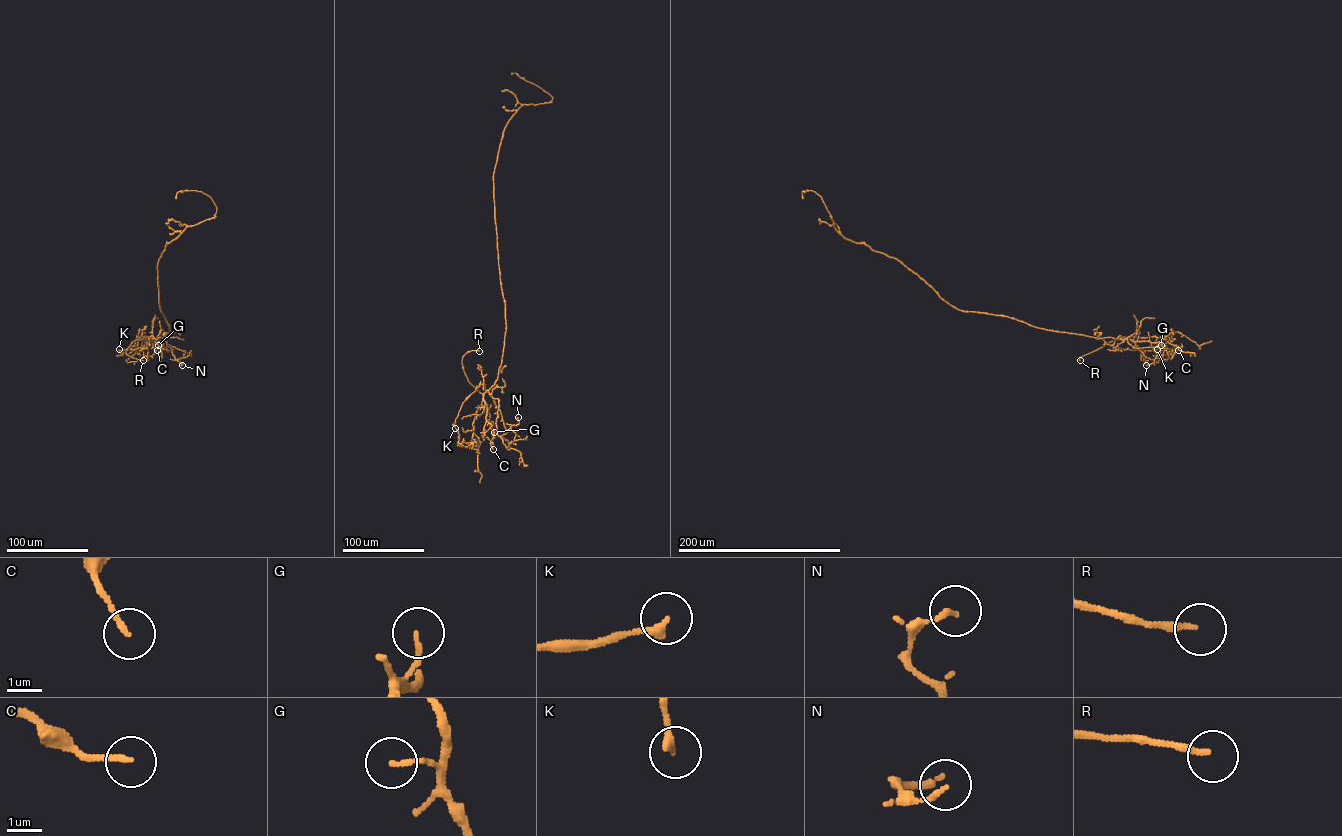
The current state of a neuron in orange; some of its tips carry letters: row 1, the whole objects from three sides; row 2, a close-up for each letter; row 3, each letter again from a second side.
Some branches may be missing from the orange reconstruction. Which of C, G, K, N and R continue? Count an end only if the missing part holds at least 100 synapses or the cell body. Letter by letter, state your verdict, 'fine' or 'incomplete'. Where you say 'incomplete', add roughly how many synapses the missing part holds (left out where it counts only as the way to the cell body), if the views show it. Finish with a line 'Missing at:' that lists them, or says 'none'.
C: fine
G: fine
K: fine
N: fine
R: incomplete
Missing at: R

